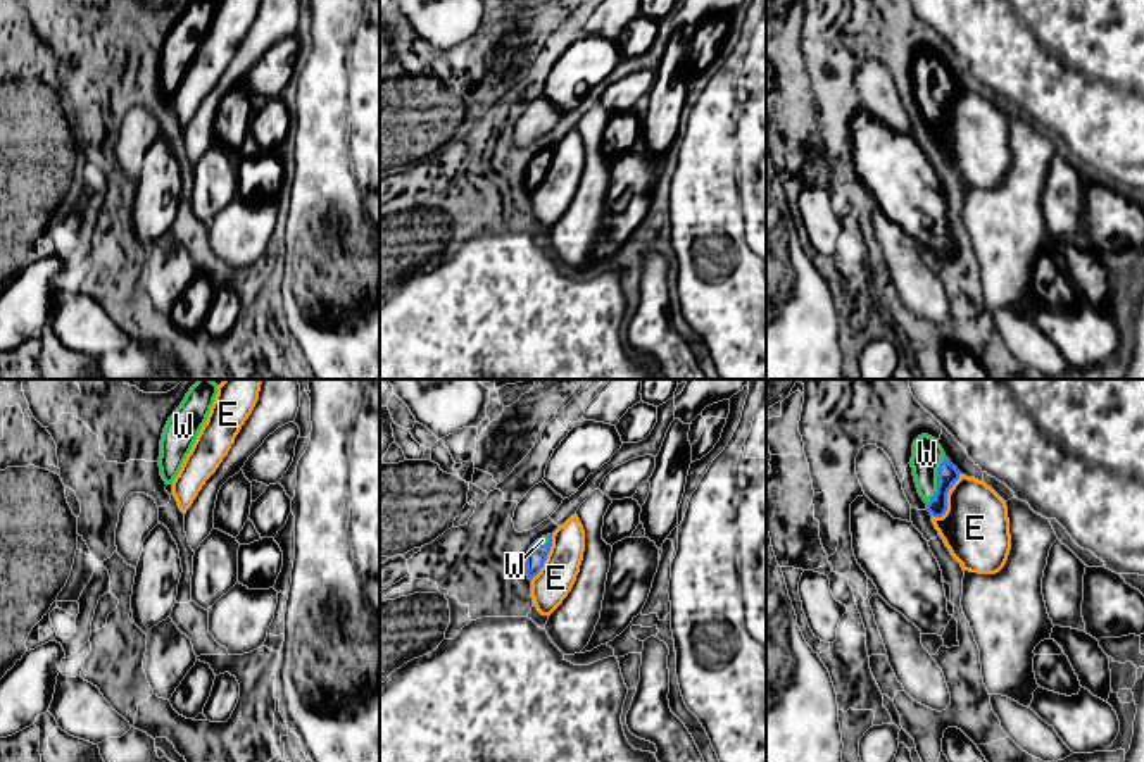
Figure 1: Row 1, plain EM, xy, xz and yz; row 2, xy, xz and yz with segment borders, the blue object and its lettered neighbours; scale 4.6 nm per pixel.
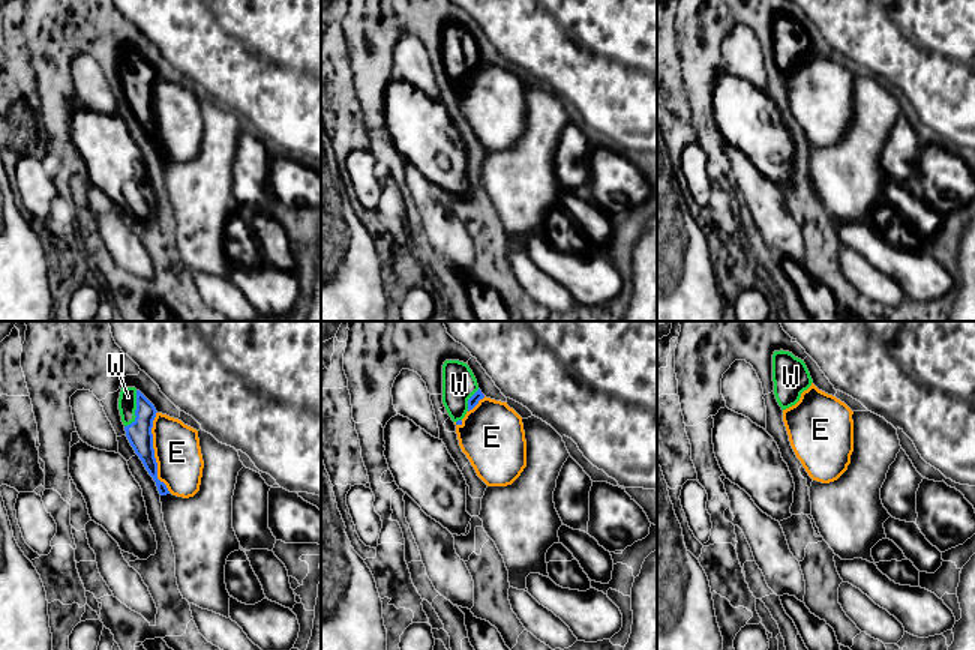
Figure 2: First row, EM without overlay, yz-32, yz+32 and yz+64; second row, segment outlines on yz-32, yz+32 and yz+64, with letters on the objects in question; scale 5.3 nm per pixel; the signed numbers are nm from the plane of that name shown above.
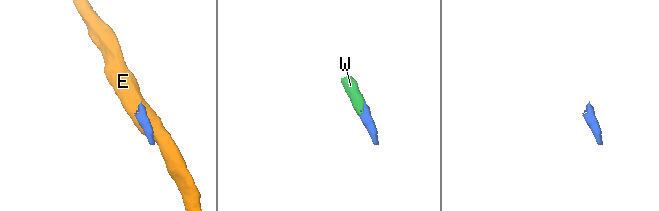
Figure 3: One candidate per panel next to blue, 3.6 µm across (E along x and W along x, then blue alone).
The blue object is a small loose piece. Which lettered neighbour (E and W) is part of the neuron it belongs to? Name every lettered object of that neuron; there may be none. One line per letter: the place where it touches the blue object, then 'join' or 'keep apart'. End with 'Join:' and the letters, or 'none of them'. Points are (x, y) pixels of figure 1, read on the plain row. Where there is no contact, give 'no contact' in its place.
E: meets blue in yz at (946, 112); keep apart
W: meets blue in yz at (937, 95); join
Join: W

